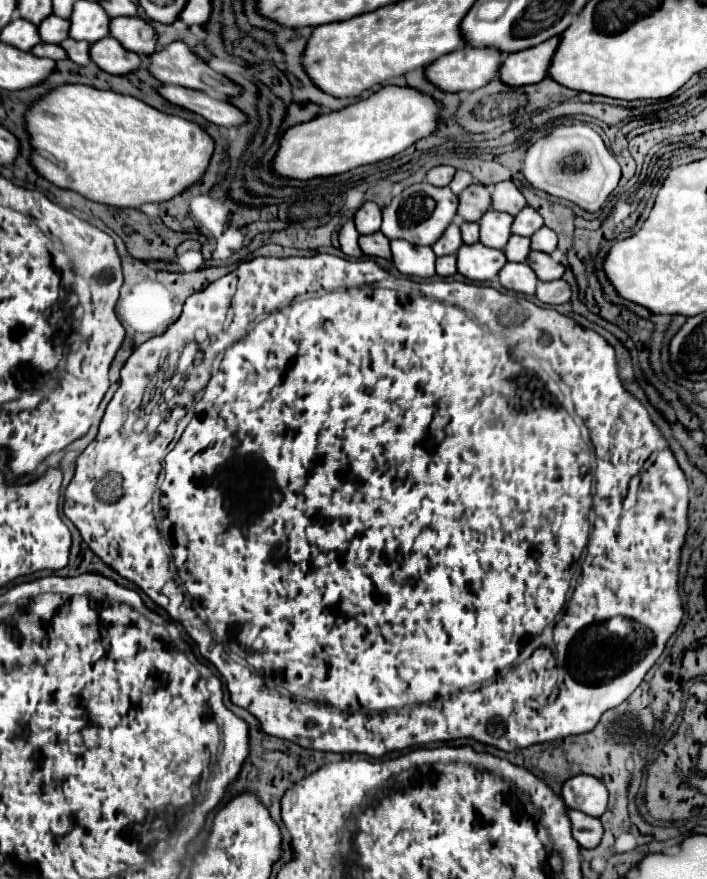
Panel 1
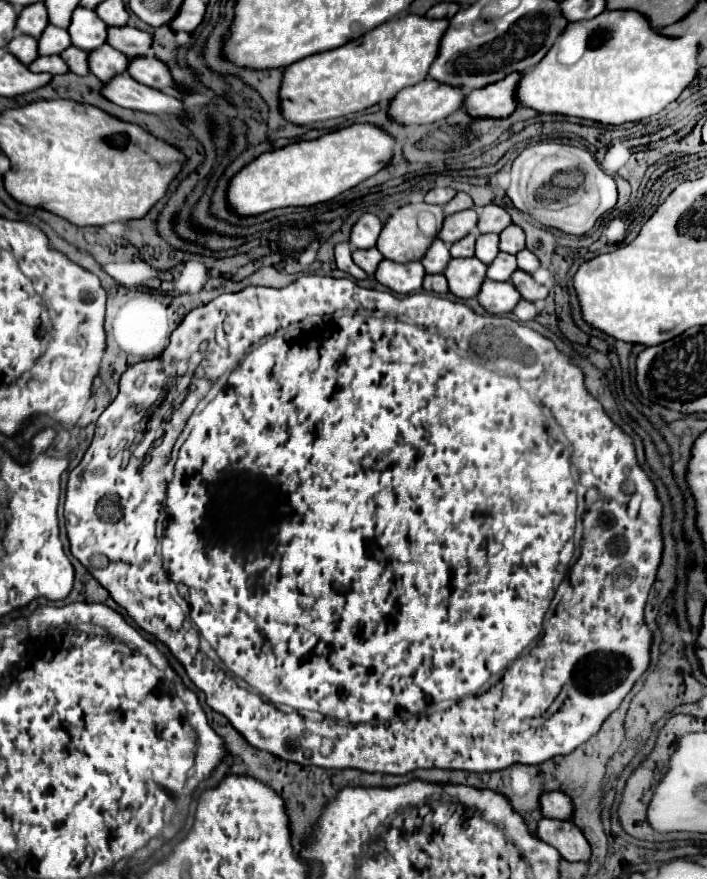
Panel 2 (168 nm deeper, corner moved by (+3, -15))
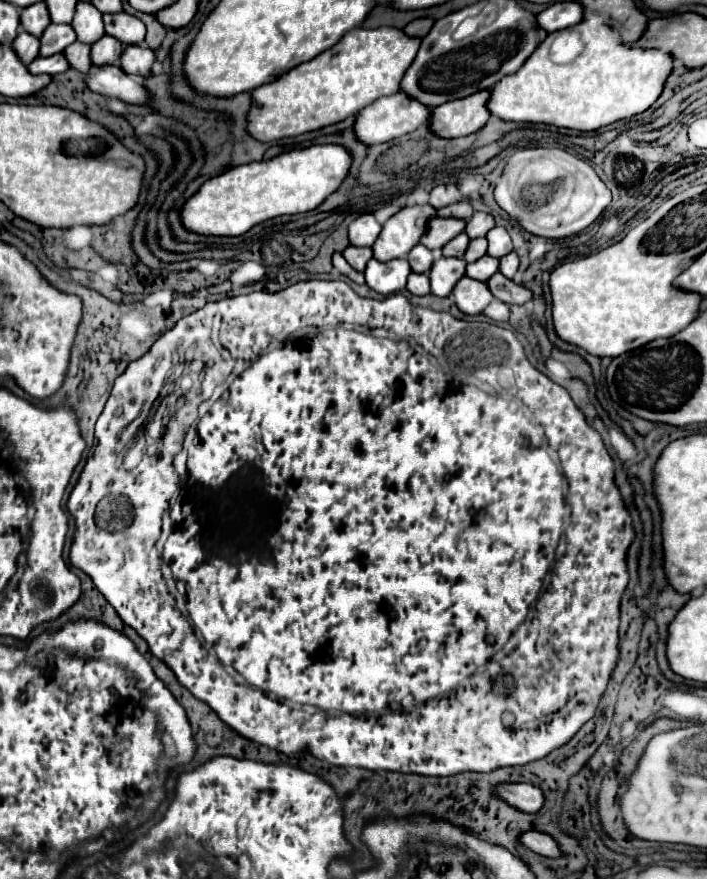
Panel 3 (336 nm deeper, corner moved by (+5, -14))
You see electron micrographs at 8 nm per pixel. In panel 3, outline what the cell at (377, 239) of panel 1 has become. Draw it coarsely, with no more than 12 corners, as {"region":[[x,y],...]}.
{"region":[[353,247],[343,251],[353,269],[365,271],[373,257],[371,247]]}

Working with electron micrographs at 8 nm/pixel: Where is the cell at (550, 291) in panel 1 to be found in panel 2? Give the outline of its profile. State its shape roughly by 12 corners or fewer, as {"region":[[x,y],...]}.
{"region":[[519,300],[511,312],[517,320],[533,320],[539,310]]}

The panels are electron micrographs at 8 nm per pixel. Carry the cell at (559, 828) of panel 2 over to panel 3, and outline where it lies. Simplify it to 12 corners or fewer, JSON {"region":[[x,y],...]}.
{"region":[[527,831],[521,843],[545,857],[565,855],[547,833]]}

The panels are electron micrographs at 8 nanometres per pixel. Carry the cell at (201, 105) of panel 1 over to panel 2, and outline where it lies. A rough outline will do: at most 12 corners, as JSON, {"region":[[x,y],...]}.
{"region":[[127,72],[101,94],[117,106],[147,114],[183,114],[183,102]]}

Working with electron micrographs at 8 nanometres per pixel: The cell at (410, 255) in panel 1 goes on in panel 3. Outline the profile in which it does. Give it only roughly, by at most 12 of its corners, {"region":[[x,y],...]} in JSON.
{"region":[[371,259],[367,285],[381,295],[403,291],[411,265]]}

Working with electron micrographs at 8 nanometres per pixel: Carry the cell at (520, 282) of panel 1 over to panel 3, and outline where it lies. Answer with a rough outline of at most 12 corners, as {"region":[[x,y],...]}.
{"region":[[463,277],[451,297],[467,315],[495,301],[485,281]]}

